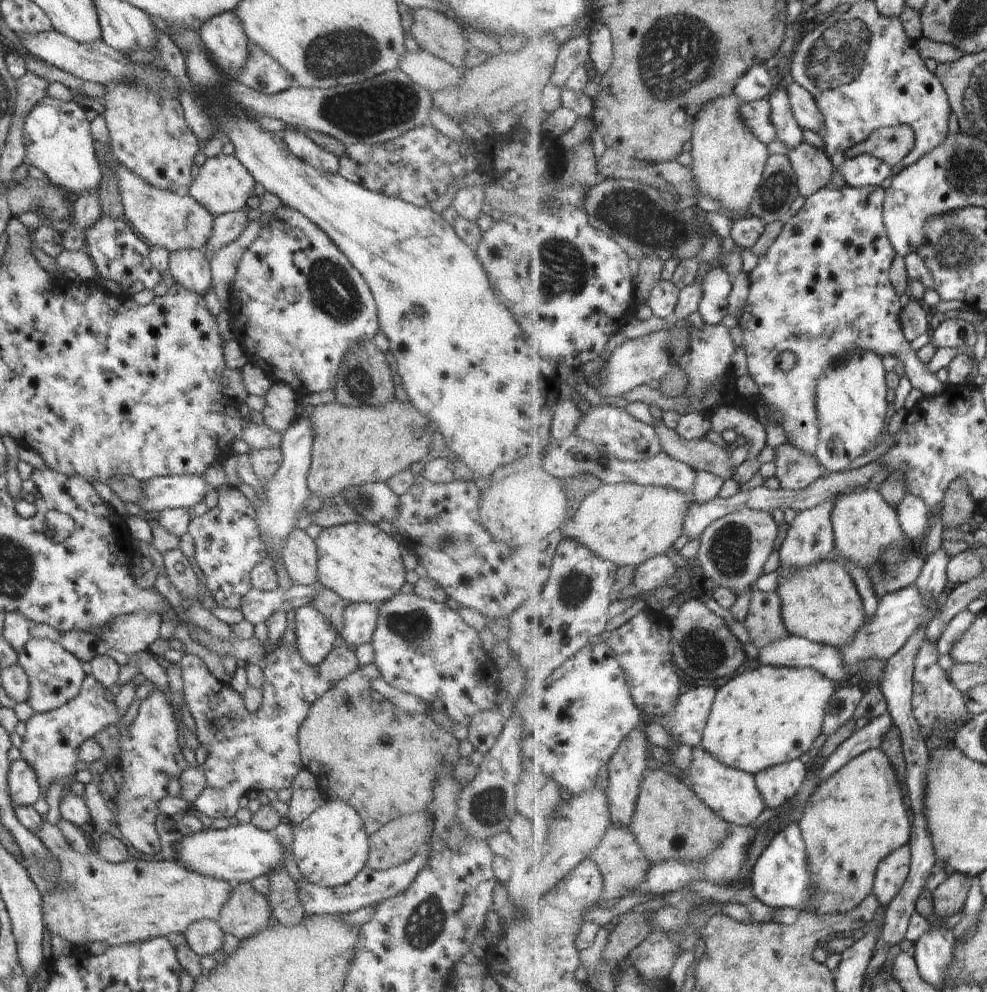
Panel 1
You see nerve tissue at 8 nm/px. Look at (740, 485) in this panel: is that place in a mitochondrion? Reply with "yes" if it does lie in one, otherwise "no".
no

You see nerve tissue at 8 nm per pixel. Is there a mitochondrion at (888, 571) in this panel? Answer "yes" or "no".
yes

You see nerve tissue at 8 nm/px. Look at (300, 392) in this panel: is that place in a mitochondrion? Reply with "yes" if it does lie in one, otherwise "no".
no

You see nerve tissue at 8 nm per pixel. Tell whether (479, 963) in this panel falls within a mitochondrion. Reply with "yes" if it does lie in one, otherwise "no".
no

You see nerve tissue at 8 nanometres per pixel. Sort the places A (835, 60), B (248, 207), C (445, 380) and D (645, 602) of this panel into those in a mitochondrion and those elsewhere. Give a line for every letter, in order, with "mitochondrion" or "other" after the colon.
A: mitochondrion
B: other
C: other
D: other

